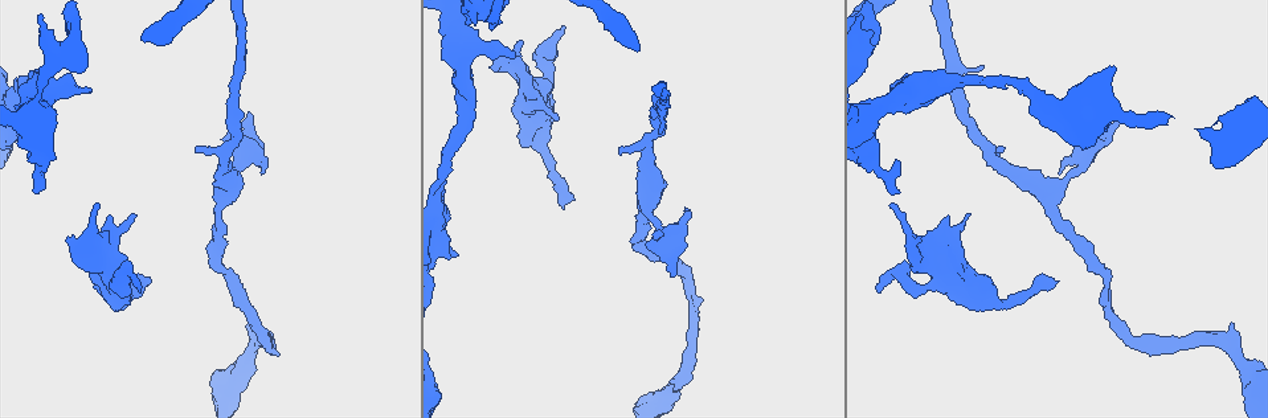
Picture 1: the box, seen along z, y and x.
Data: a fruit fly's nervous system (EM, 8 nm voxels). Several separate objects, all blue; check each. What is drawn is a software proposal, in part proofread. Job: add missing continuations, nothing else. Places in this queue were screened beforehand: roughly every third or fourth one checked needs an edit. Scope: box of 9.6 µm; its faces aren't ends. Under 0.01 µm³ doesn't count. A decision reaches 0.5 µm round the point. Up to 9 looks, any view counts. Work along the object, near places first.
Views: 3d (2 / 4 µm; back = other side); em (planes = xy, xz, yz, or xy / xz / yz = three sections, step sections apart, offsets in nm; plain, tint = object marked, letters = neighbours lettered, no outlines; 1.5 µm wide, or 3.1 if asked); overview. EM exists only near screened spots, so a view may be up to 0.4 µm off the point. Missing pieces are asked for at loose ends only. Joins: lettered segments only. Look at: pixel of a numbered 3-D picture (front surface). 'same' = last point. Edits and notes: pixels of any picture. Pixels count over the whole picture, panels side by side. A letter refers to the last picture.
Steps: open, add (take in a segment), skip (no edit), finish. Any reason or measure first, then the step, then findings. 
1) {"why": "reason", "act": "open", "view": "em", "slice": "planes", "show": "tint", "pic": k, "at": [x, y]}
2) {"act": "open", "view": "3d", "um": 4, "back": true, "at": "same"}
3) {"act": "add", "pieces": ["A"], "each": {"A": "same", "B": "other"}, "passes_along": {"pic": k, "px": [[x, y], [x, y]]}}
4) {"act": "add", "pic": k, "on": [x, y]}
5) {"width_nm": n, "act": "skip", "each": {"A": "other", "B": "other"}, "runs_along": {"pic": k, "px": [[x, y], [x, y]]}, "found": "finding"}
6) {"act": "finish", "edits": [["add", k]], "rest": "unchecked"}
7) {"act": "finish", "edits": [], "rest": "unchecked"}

{"why": "an open end", "act": "open", "view": "em", "slice": "planes", "show": "letters", "pic": 1, "at": [138, 289]}

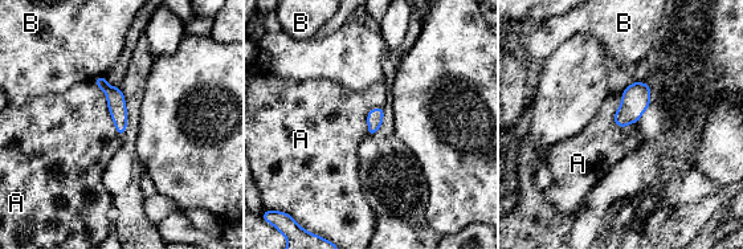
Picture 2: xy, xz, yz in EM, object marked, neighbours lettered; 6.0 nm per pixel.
{"longest_contact_nm": ["A", 380], "act": "skip", "each": {"A": "other", "B": "other"}, "border": {"pic": 2, "px": [[93, 82], [103, 92], [121, 137]]}, "found": "none of them fits"}

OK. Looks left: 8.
{"why": "end of a long branch", "act": "open", "view": "em", "slice": "planes", "show": "letters", "pic": 1, "at": [143, 281]}

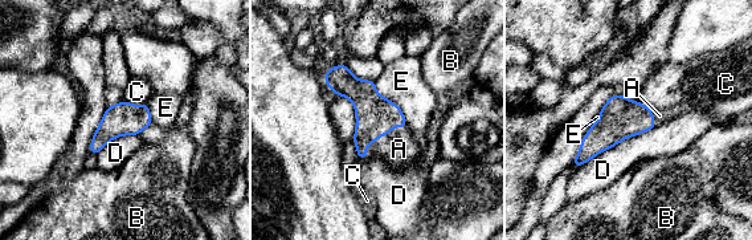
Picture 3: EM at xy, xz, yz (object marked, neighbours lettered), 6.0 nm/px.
{"longest_contact_nm": ["D", 550], "act": "add", "pieces": ["A"], "each": {"A": "same", "B": "other", "C": "other", "D": "other", "E": "other"}, "found": "the cell continues"}

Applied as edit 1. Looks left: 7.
{"why": "an open end", "act": "open", "view": "em", "slice": "xz", "step": 4, "show": "plain", "pic": 1, "at": [898, 163]}

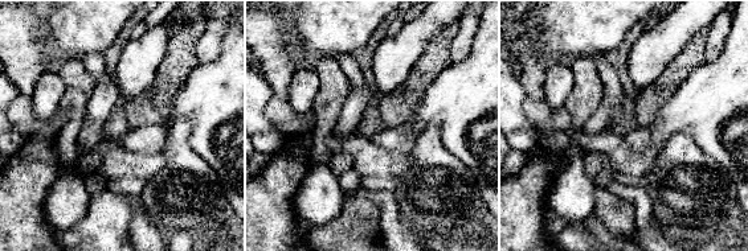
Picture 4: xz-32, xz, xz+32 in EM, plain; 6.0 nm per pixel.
{"why": "see the neighbours", "act": "open", "view": "em", "slice": "xz", "step": 4, "show": "letters", "at": "same"}

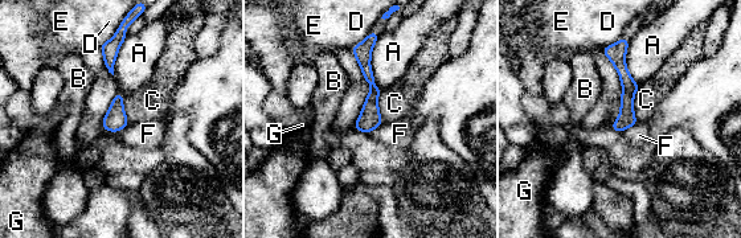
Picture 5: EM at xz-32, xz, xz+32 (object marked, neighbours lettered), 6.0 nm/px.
{"act": "skip", "each": {"A": "other", "B": "other", "C": "other", "D": "other", "E": "other", "F": "other", "G": "other"}, "border": {"pic": 5, "px": [[639, 86], [634, 95], [637, 122]]}, "found": "no lettered segment goes on from it"}

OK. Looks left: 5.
{"act": "finish", "edits": [["add", 3]], "rest": "unchecked"}

